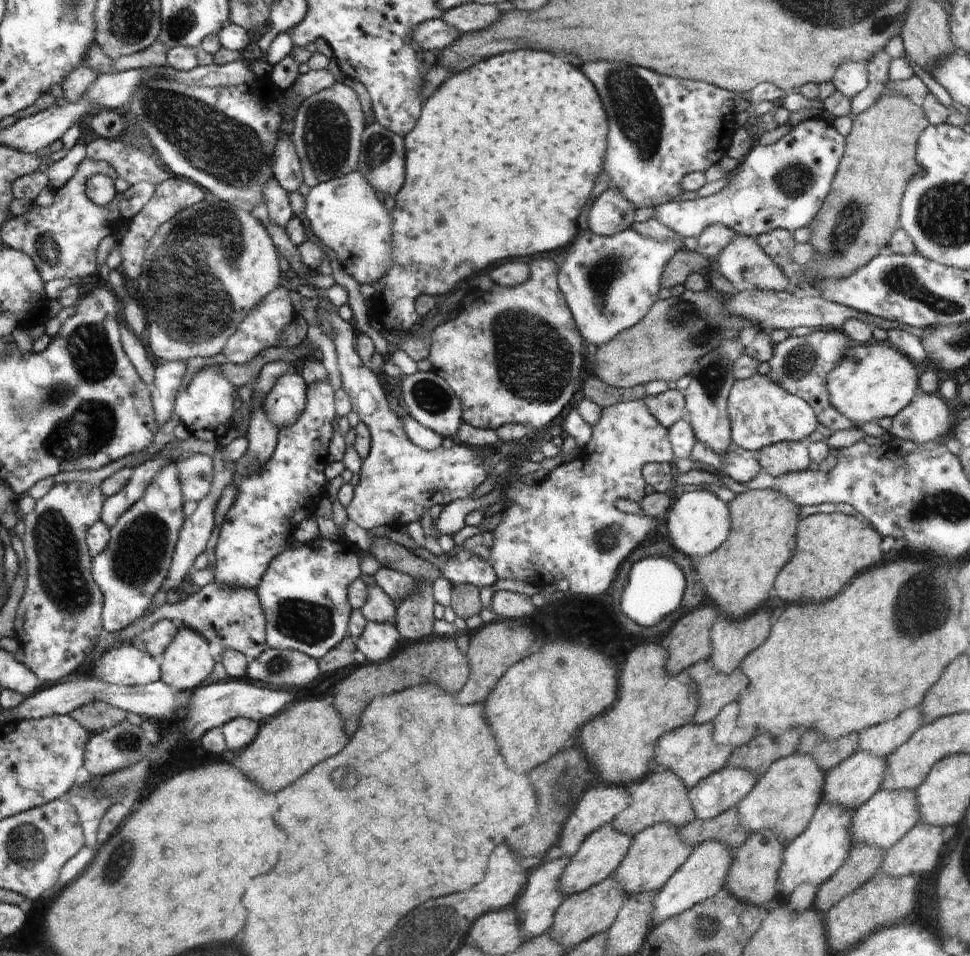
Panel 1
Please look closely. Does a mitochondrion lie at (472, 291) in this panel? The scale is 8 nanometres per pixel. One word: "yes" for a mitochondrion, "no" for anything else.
no

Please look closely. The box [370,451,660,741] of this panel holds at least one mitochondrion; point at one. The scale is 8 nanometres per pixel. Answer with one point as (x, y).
(608, 537)

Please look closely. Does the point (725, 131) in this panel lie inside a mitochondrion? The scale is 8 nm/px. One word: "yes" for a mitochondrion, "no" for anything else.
no

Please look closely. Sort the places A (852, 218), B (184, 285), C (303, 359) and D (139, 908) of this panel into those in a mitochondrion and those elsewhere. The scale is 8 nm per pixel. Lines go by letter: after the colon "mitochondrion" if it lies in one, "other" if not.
A: mitochondrion
B: mitochondrion
C: other
D: other

